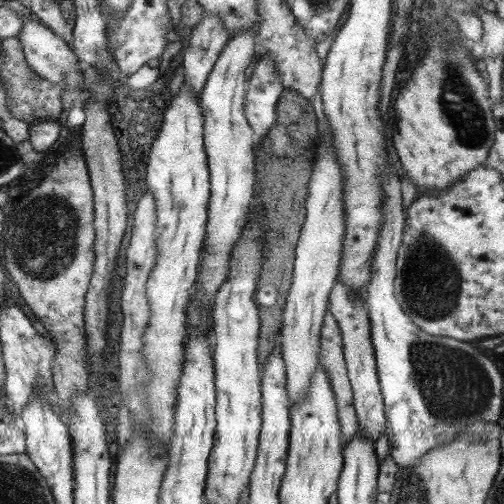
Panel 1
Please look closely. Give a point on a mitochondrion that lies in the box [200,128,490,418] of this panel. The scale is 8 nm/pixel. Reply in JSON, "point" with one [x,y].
{"point":[429,285]}

